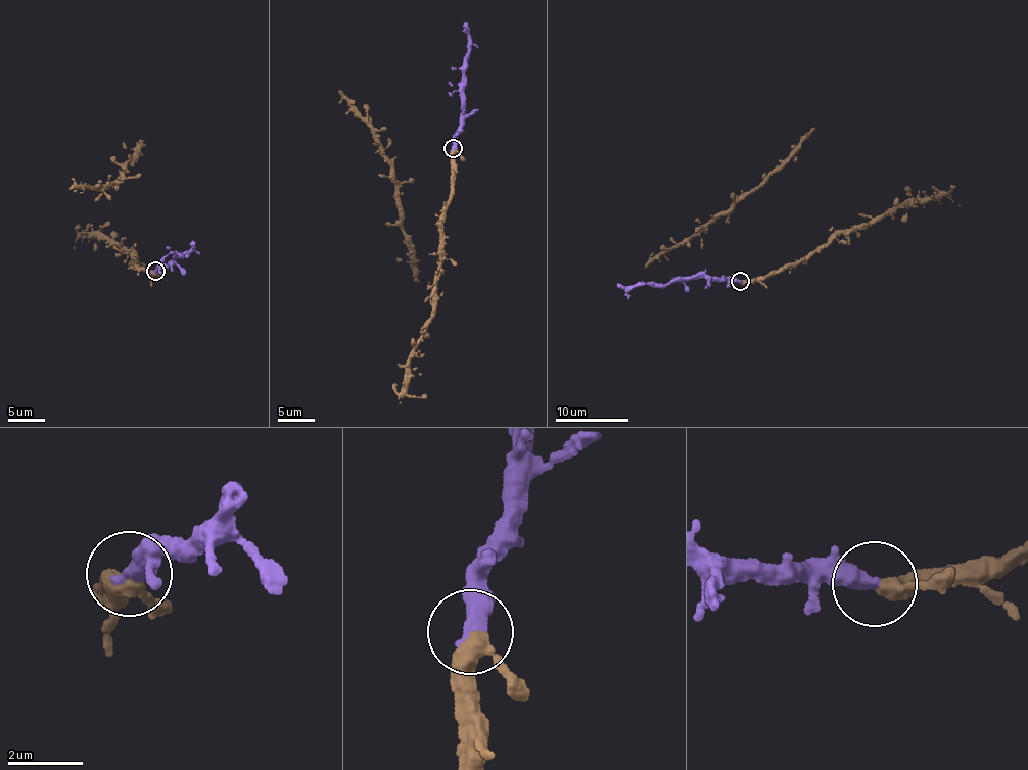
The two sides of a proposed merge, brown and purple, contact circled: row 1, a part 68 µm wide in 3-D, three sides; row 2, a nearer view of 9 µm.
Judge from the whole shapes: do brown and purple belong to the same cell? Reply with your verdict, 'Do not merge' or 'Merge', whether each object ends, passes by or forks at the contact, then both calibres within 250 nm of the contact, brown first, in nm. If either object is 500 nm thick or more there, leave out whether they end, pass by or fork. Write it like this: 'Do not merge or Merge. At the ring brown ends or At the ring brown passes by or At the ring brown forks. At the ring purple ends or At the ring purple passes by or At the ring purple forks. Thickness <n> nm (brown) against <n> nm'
Merge. At the ring brown passes by. At the ring purple ends. Thickness 340 nm (brown) against 440 nm

